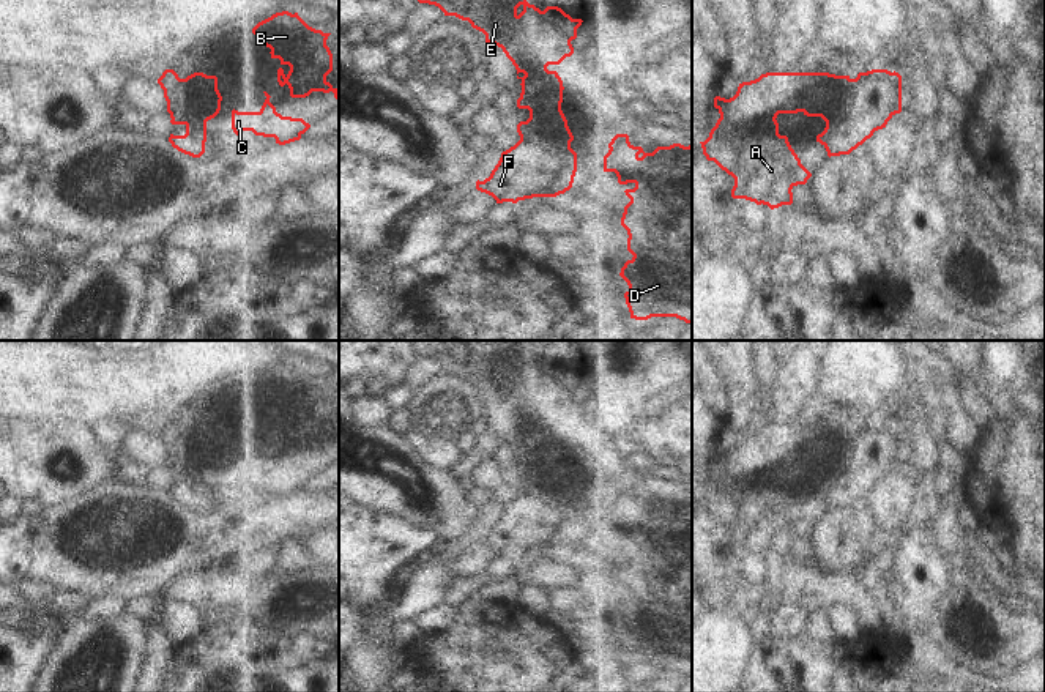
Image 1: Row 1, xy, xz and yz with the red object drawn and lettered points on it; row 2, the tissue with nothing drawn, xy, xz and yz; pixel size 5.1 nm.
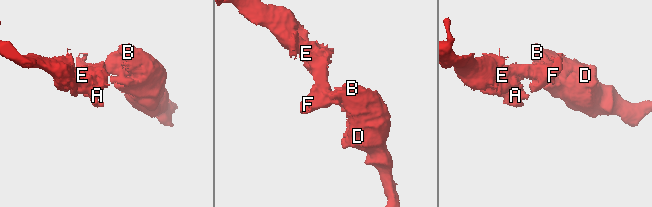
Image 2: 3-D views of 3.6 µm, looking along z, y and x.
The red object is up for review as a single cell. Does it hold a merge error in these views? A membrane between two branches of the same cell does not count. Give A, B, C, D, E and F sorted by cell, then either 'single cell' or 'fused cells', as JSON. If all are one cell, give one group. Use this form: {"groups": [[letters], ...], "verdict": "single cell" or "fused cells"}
{"groups": [["A", "B", "C", "D", "E"], ["F"]], "verdict": "fused cells"}

